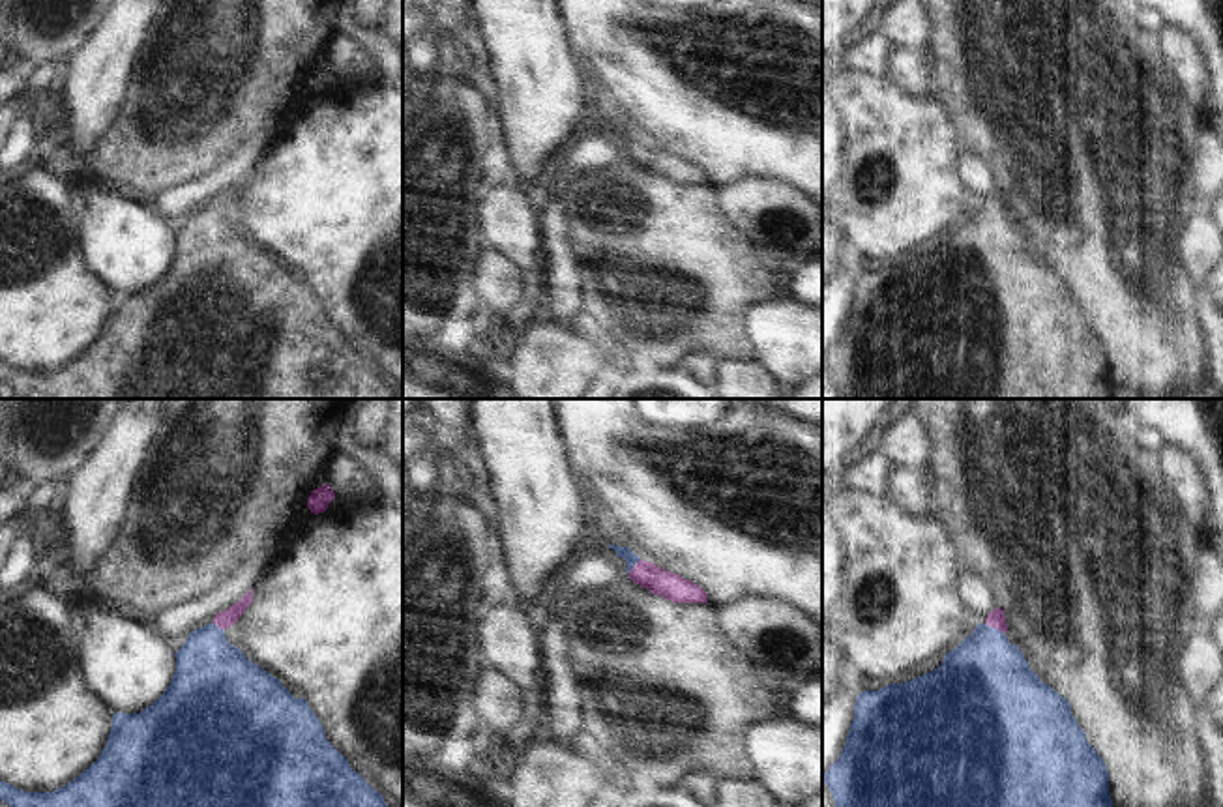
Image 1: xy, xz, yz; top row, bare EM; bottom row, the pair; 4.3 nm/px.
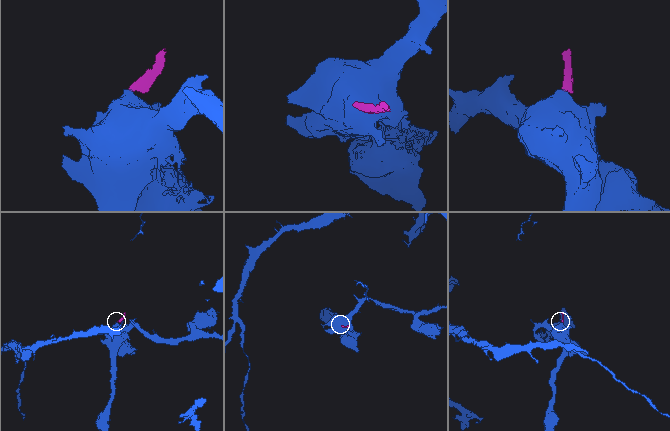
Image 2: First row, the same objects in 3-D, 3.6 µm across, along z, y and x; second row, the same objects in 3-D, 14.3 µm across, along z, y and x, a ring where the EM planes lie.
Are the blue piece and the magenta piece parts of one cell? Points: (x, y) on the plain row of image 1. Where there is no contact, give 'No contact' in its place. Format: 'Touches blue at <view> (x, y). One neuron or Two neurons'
Touches blue at yz (993, 208). One neuron

